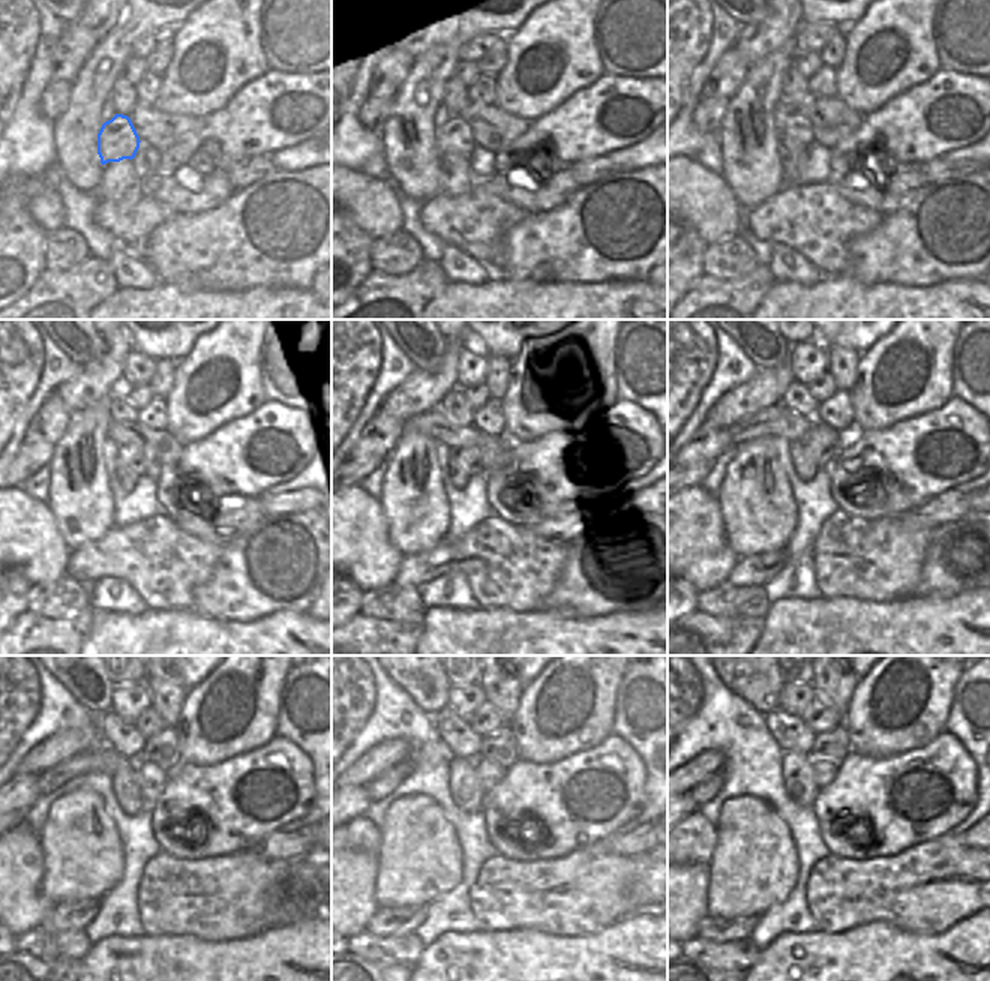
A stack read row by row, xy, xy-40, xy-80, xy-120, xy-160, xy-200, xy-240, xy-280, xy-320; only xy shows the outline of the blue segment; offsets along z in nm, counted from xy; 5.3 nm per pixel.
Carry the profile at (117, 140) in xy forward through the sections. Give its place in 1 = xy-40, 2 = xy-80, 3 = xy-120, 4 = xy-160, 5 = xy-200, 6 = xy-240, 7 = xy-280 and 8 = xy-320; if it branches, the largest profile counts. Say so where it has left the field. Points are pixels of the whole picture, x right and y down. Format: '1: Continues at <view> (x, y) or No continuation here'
1: Continues at xy-40 (453, 137)
2: Continues at xy-80 (797, 128)
3: Continues at xy-120 (129, 458)
4: Continues at xy-160 (468, 458)
5: Continues at xy-200 (822, 443)
6: Continues at xy-240 (152, 779)
7: Continues at xy-280 (488, 773)
8: Continues at xy-320 (825, 770)

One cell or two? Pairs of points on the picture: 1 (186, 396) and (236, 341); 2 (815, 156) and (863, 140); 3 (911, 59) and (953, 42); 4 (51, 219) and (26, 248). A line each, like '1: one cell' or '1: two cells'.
1: one cell
2: two cells
3: two cells
4: two cells

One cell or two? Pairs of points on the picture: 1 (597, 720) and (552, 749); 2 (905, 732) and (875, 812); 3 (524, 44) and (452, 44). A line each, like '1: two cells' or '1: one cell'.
1: one cell
2: two cells
3: two cells

